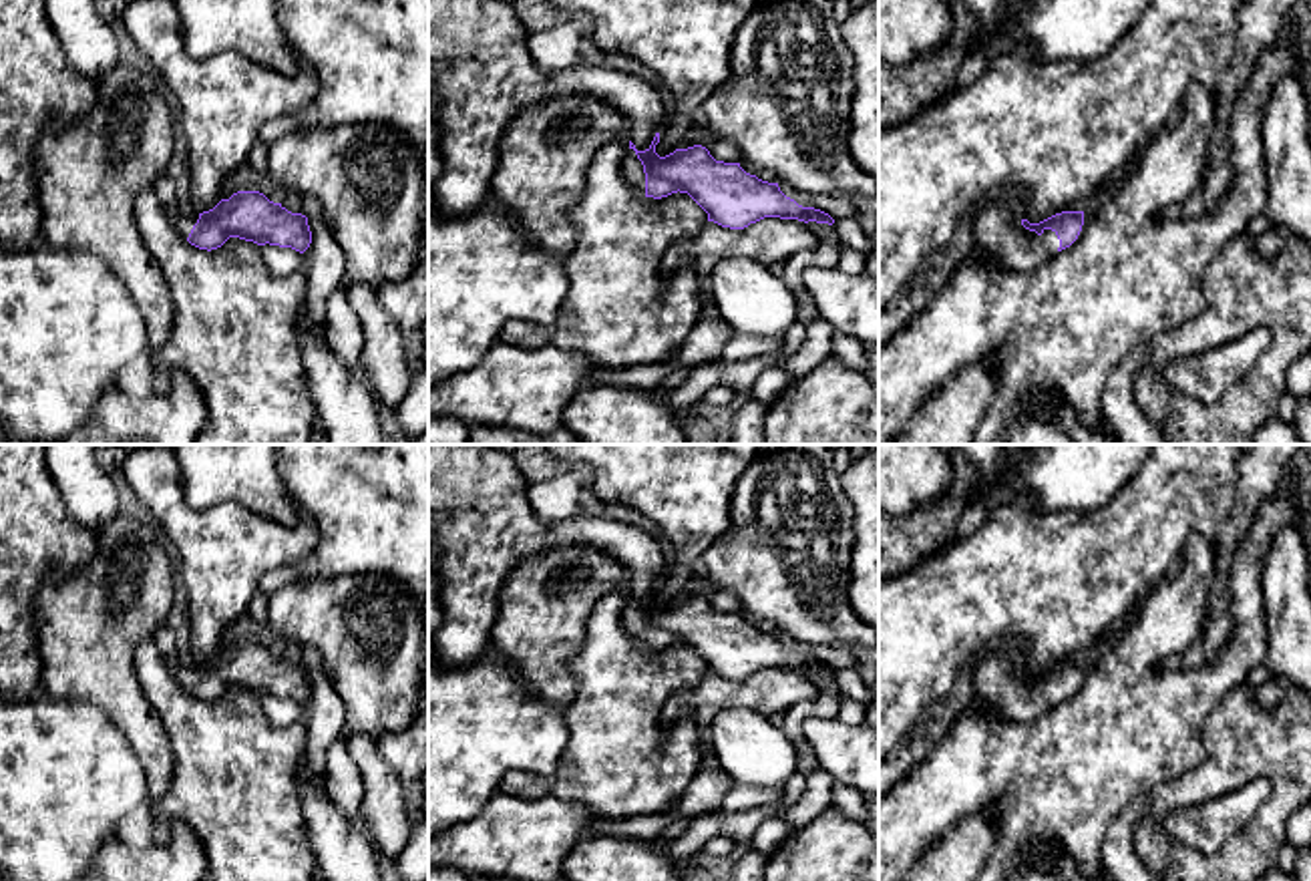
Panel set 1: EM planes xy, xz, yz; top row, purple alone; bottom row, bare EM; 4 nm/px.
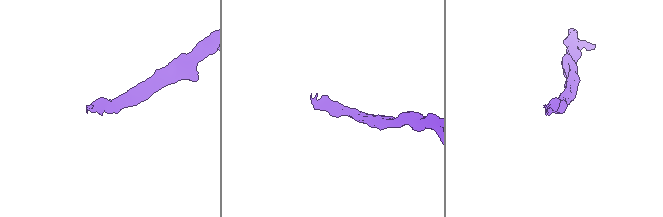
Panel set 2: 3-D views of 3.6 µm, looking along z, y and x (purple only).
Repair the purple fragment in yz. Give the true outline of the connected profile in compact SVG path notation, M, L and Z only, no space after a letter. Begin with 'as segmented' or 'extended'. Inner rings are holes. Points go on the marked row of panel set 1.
extended; M993 197L969 213L975 239L1013 272L1034 272L1070 247L1084 225L1084 211L1062 211L1040 223L1023 219L1015 205Z

